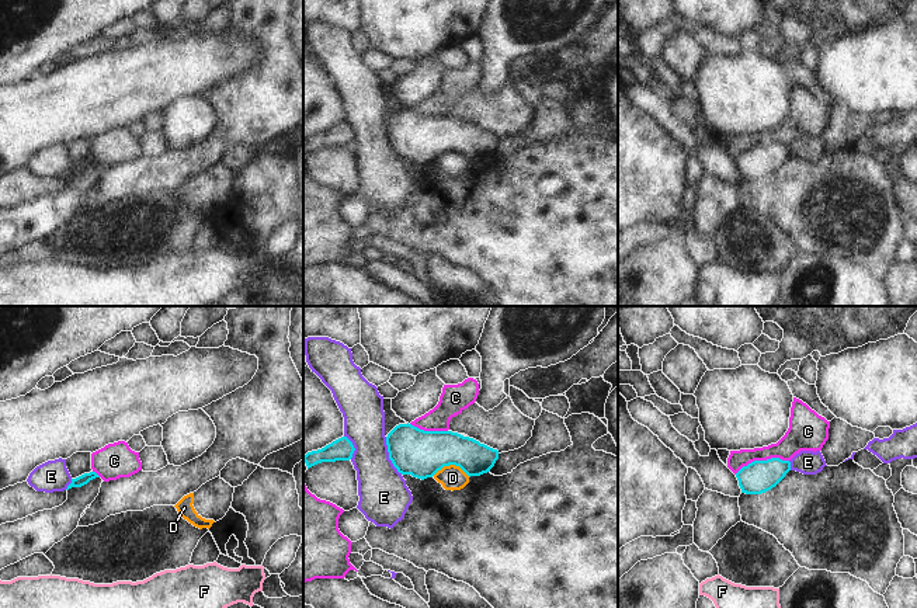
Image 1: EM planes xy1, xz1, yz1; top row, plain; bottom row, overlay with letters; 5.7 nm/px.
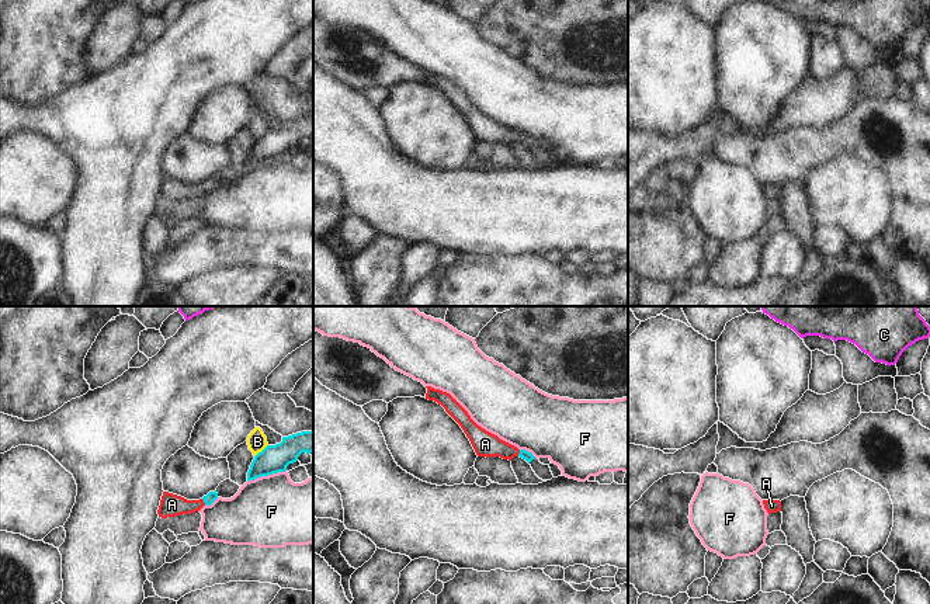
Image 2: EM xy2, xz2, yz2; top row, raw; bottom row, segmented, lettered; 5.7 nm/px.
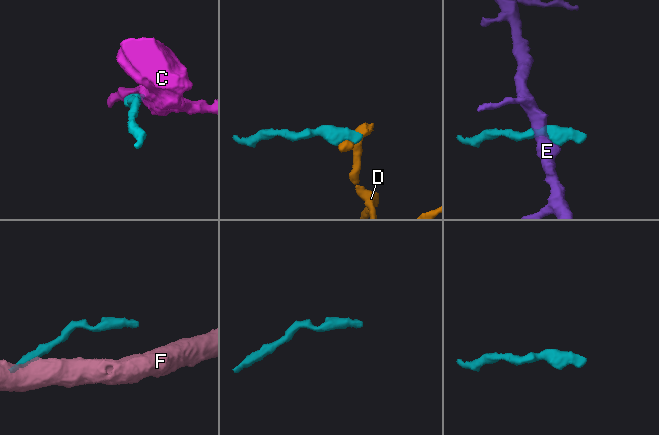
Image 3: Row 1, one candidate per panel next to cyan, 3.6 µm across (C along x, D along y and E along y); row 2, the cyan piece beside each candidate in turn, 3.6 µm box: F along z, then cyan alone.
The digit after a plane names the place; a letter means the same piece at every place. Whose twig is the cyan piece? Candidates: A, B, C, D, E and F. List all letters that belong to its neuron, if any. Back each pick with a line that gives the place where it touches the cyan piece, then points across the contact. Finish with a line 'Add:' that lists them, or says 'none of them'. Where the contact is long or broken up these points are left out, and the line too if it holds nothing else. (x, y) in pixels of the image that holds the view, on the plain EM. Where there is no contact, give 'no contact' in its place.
A: meets cyan in xy2 at (204, 187); runs through xy2 (211, 181), (204, 187), (172, 190)
Add: A

